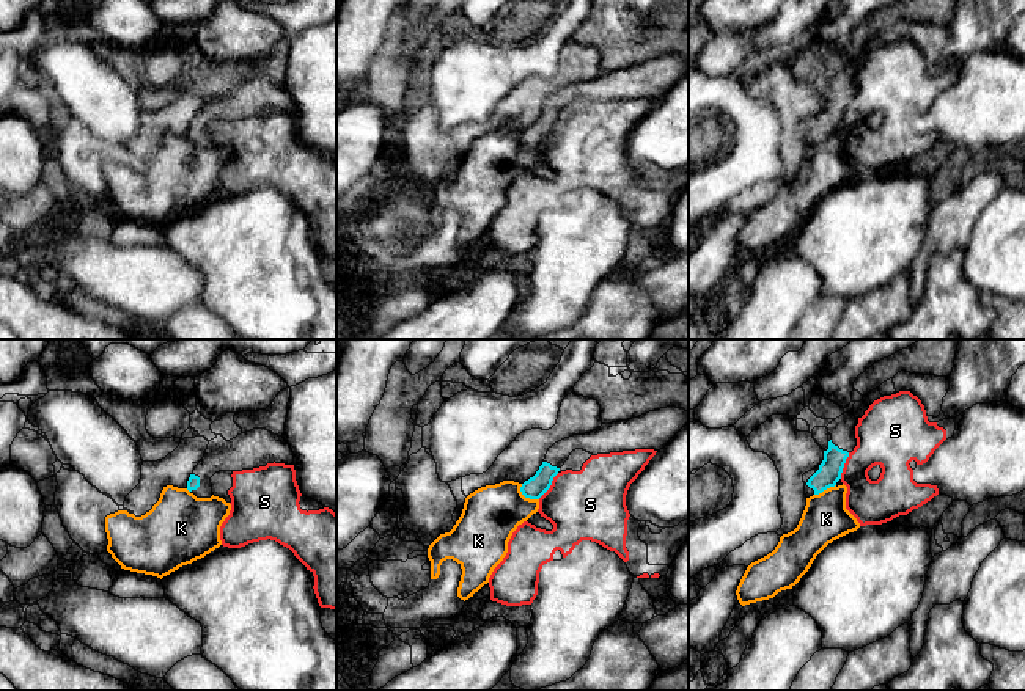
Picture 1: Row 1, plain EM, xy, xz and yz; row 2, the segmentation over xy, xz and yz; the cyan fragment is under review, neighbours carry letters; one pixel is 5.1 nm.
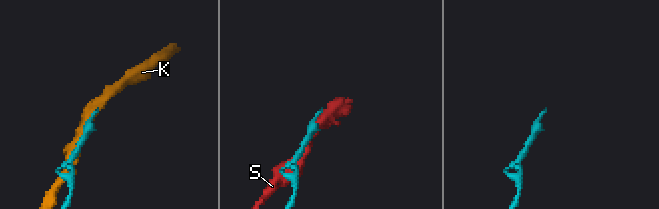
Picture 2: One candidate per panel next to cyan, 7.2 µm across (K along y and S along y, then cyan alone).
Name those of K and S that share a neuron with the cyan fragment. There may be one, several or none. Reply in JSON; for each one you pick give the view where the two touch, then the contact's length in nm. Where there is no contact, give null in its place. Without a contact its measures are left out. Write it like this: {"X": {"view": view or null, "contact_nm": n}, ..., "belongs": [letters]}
{"belongs": []}

